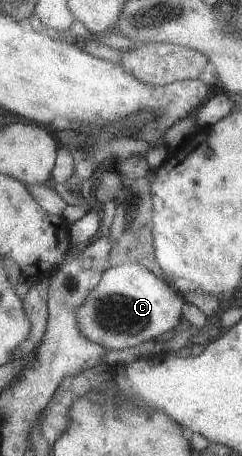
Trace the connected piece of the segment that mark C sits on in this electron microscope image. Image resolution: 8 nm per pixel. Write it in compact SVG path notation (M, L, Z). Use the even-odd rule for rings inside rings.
M129 257L109 267L105 272L99 285L87 295L85 301L78 303L75 314L77 323L82 327L82 333L92 342L113 351L125 351L131 349L145 341L155 340L159 335L165 335L167 331L175 329L181 322L181 315L185 305L182 294L177 293L167 280L161 280L155 277L151 271L148 271L141 264L132 261Z

